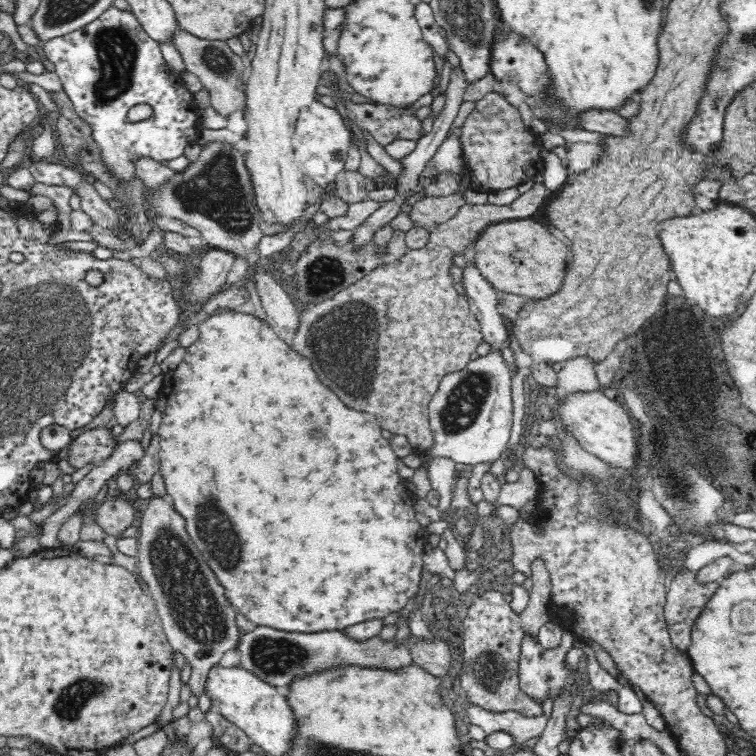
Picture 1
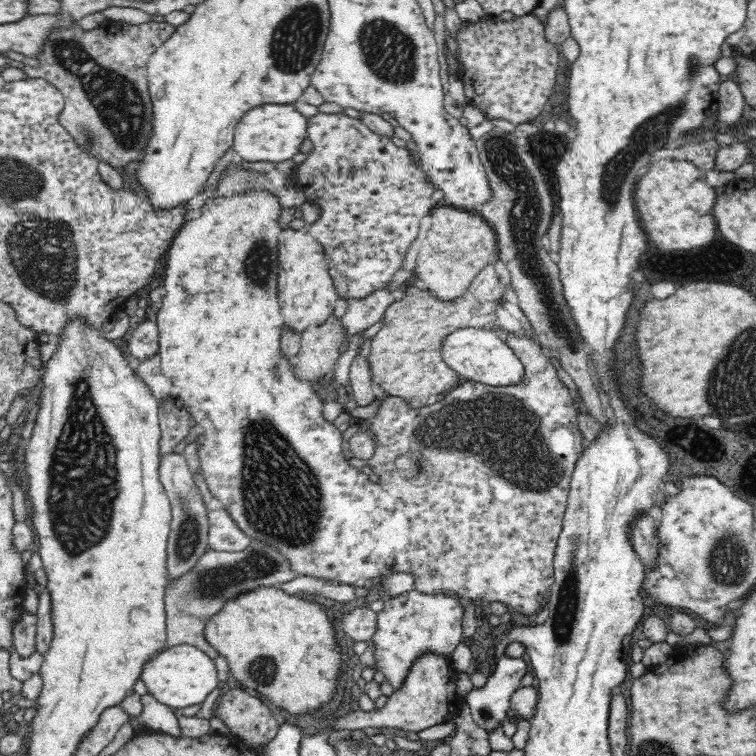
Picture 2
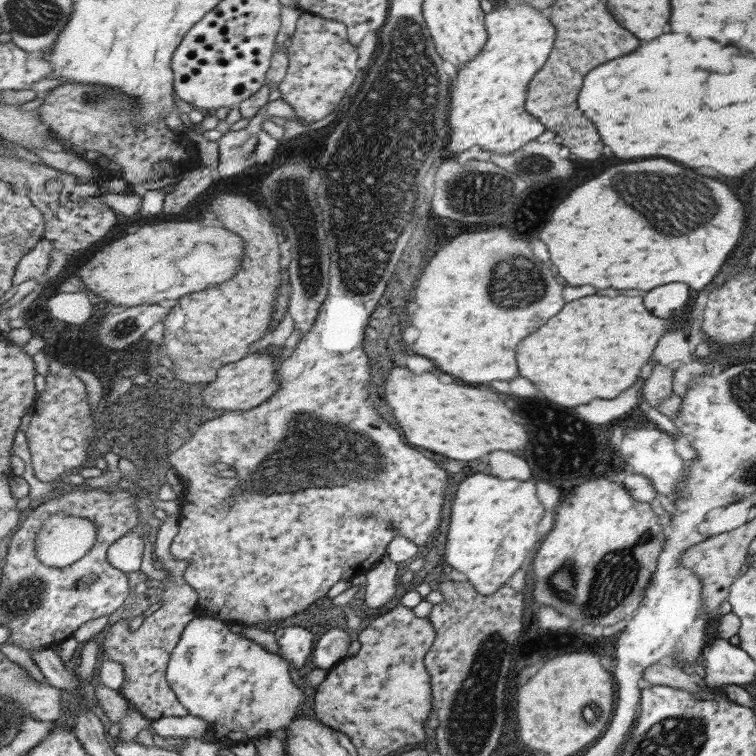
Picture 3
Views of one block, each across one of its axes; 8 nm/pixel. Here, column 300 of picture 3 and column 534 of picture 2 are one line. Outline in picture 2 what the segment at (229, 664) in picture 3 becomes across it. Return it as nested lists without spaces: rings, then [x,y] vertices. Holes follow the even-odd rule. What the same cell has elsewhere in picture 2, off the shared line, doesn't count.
[[[536,686],[520,688],[512,696],[512,718],[506,720],[506,724],[502,726],[502,732],[512,738],[516,734],[518,722],[522,722],[522,720],[530,722],[534,718],[536,708],[538,708],[538,700],[540,700],[540,692],[538,692]]]

